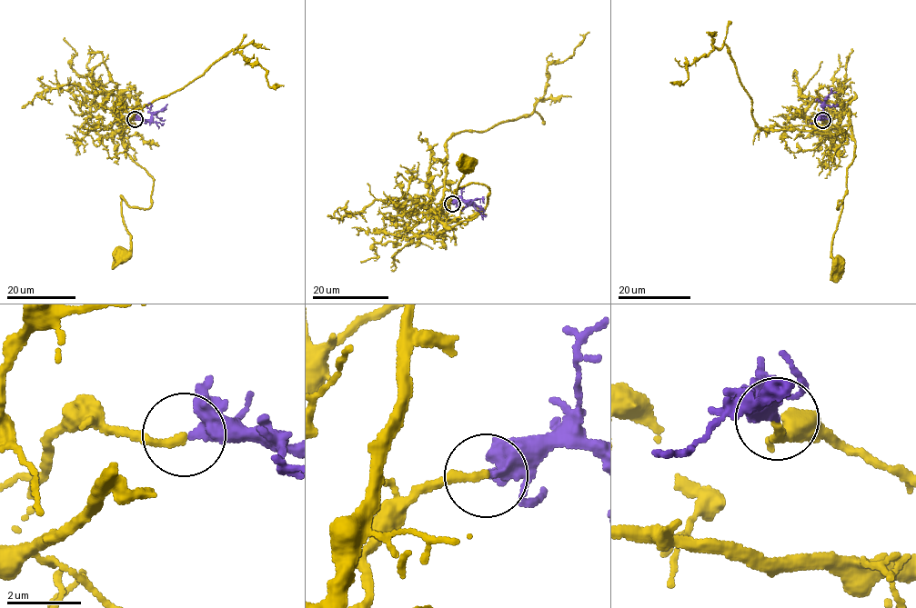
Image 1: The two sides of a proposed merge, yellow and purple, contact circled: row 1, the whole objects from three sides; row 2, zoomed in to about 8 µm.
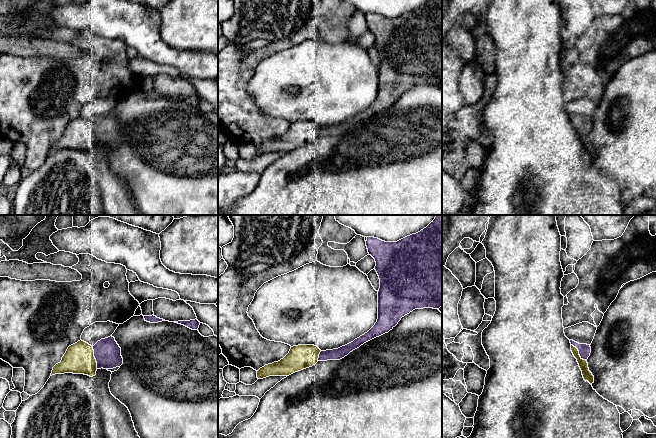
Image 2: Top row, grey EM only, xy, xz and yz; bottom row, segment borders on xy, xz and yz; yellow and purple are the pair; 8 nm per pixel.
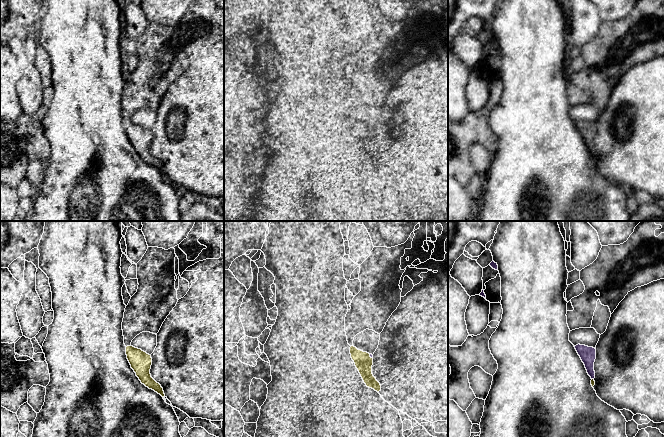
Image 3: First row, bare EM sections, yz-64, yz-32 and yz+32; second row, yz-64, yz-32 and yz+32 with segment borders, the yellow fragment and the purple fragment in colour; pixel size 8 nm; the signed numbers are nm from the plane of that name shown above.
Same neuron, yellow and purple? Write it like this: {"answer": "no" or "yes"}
{"answer": "yes"}

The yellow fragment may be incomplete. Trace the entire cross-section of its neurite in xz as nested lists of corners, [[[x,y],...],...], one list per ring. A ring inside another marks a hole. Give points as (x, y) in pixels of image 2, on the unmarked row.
[[[429,0],[420,8],[397,18],[385,18],[378,14],[367,13],[366,22],[369,31],[375,35],[375,46],[380,55],[378,95],[375,101],[364,111],[338,125],[321,127],[314,121],[293,122],[283,135],[260,144],[257,147],[258,155],[289,152],[312,143],[318,137],[340,136],[364,119],[388,109],[402,93],[413,86],[442,83],[442,0]]]

